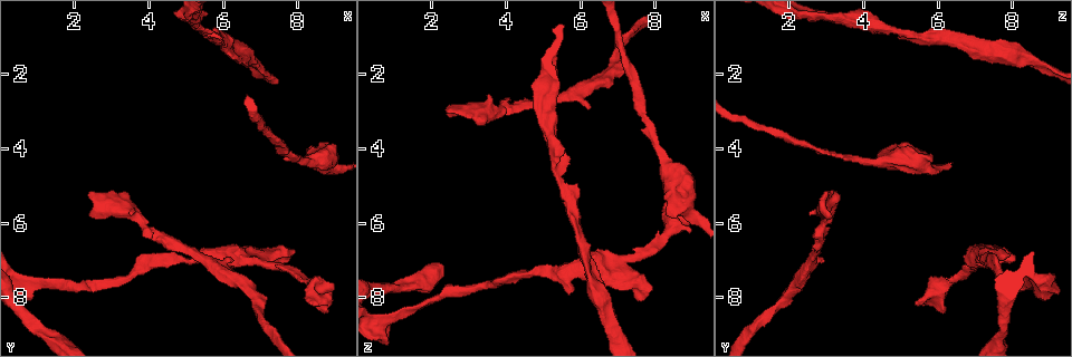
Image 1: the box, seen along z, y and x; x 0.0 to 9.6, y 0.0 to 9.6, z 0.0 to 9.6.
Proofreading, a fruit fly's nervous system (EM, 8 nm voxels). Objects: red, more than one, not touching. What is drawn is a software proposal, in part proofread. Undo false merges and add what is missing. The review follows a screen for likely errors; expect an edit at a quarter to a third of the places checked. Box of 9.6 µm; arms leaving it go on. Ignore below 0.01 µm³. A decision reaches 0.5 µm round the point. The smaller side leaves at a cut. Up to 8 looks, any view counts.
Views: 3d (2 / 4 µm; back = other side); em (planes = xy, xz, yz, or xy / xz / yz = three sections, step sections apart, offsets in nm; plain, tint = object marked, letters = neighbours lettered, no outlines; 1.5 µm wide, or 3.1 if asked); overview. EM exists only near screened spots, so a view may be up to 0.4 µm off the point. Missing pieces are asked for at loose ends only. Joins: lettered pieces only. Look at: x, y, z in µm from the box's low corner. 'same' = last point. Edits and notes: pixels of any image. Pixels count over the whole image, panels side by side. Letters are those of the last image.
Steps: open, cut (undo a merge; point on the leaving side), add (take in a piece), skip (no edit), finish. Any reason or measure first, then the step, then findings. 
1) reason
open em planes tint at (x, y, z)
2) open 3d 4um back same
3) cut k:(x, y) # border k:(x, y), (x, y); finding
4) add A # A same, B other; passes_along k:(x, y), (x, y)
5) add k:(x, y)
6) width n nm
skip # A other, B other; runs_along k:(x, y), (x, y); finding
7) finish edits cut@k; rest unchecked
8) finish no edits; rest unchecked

branch stops here
open 3d 4um at (7.55, 6.95, 8.05)

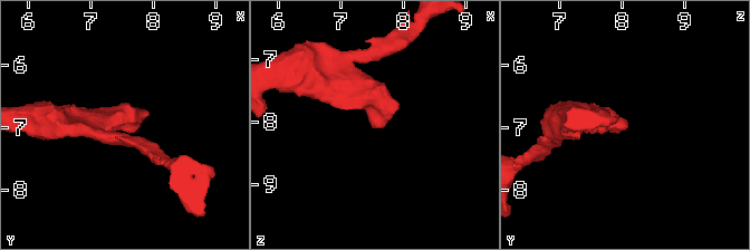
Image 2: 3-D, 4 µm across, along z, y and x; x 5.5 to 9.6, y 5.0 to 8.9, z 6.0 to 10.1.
now the EM
open em planes letters at (7.50, 7.00, 8.10)

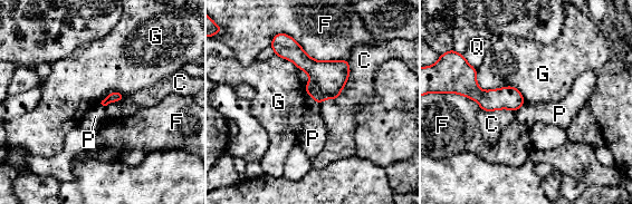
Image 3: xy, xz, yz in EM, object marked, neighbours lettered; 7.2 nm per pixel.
longest_contact F 500 nm
skip # C other, F other, G other, P other, Q other; none of them fits

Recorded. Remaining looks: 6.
narrows sharply
open 3d 4um at (7.70, 4.15, 3.10)

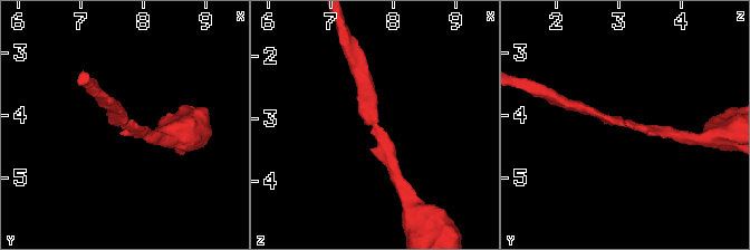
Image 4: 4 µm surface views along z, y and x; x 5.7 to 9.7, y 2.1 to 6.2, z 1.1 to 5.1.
open em xz step 4 tint at (7.75, 4.15, 3.10)

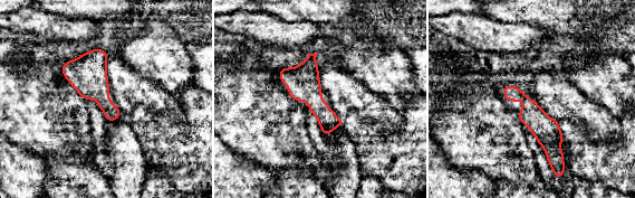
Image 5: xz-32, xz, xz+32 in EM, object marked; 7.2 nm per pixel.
another direction
open em planes letters same

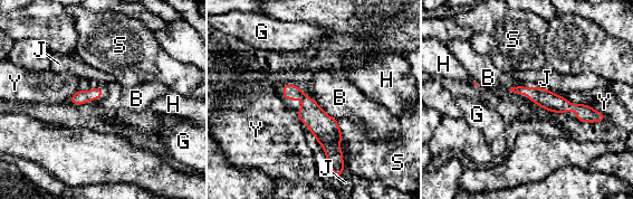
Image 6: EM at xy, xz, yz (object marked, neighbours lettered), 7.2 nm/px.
skip # B other, G other, H other, J other, S other, Y other; all the same neuron

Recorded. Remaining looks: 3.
an open end
open em planes letters at (3.35, 5.15, 3.25)

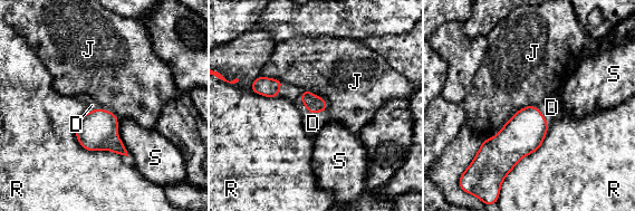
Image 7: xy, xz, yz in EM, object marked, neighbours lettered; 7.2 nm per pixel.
width 120 nm
add 7:(92, 105) # D same, J other, R other, S other; passes_along 7:(97, 130), (100, 108), (92, 105); the neuron continues

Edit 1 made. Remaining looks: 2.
finish edits add@7; rest unchecked

